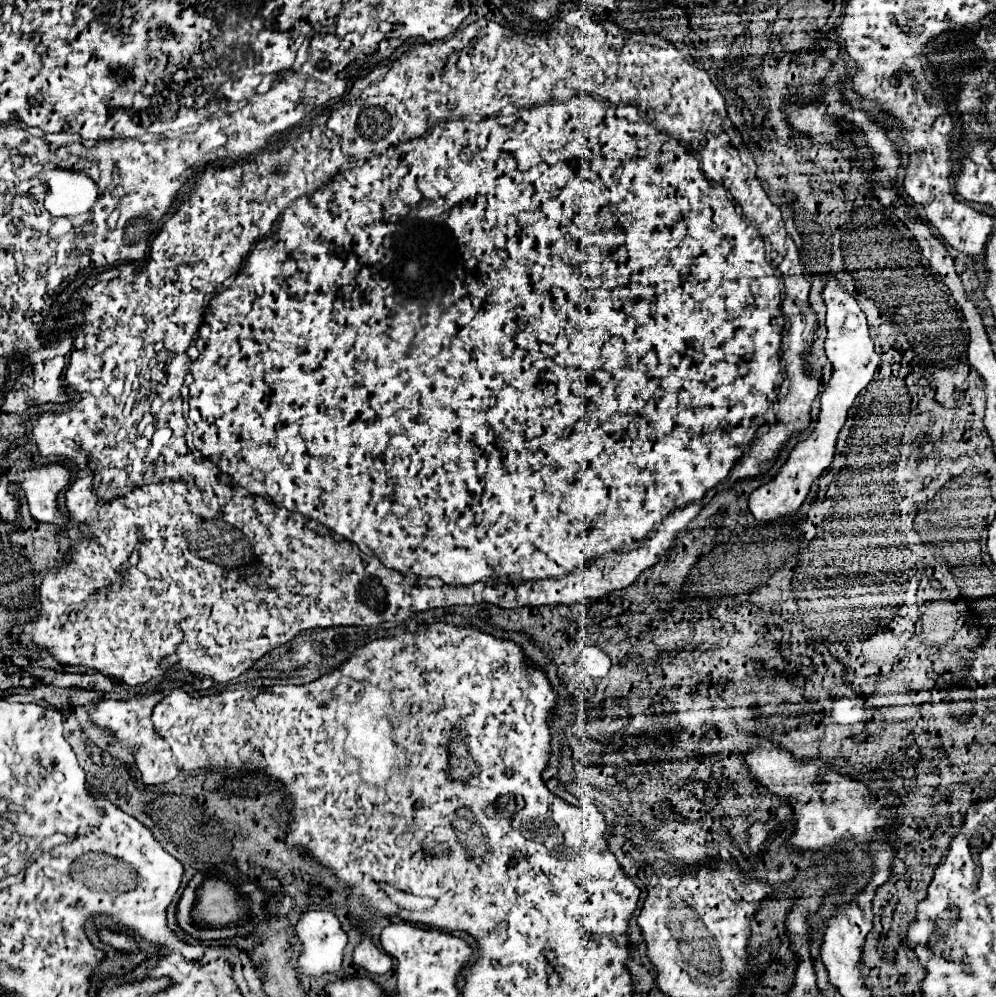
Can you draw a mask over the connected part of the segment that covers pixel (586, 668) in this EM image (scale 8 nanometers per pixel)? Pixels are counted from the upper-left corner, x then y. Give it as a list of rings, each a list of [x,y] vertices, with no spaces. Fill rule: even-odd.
[[[590,645],[590,647],[584,647],[580,655],[576,657],[574,668],[578,671],[581,670],[586,675],[590,675],[592,679],[598,681],[608,673],[610,659],[608,659],[608,655],[604,651],[600,651],[598,647]]]

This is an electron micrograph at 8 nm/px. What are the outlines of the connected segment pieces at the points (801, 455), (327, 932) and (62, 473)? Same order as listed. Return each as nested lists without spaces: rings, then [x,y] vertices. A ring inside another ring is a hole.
[[[828,277],[828,283],[824,287],[824,301],[834,311],[832,321],[826,321],[828,327],[828,337],[826,337],[826,355],[832,363],[832,377],[820,397],[820,417],[816,423],[816,429],[812,435],[808,435],[806,441],[800,441],[794,451],[790,453],[788,461],[780,469],[780,473],[760,489],[756,489],[750,495],[748,509],[754,515],[758,523],[776,523],[776,521],[788,521],[794,517],[794,513],[800,509],[804,503],[812,483],[830,469],[834,455],[836,455],[836,441],[838,433],[844,427],[844,421],[848,417],[848,409],[852,407],[854,399],[858,397],[860,389],[864,389],[872,377],[874,371],[880,363],[878,353],[874,353],[874,341],[868,335],[868,325],[866,325],[866,315],[862,315],[860,307],[856,305],[856,299],[842,289],[836,277]],[[856,309],[856,311],[852,311]]]
[[[308,911],[296,925],[297,935],[304,943],[304,953],[296,961],[296,969],[310,977],[340,971],[344,951],[344,931],[334,913]]]
[[[62,463],[30,465],[24,469],[22,491],[30,505],[30,513],[38,521],[48,521],[64,527],[68,521],[58,509],[58,493],[68,489],[72,483],[72,471]]]

